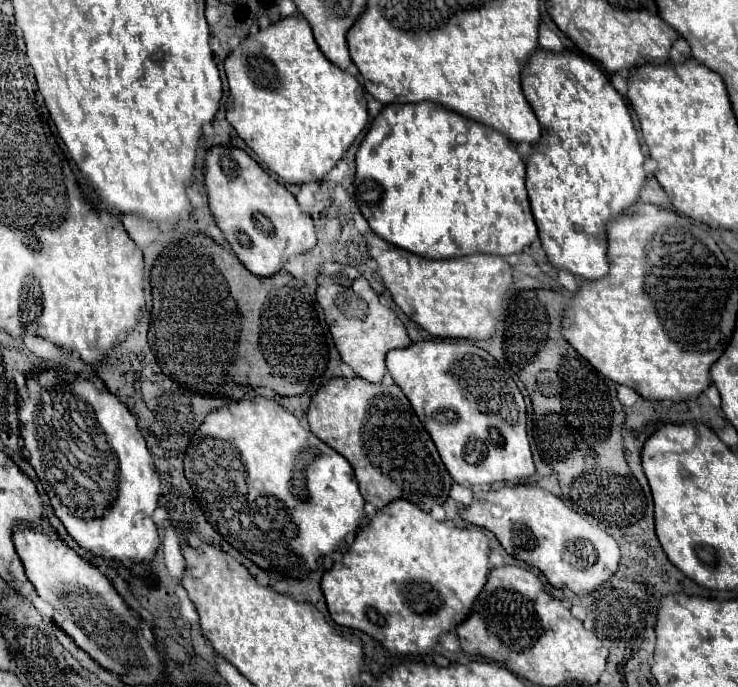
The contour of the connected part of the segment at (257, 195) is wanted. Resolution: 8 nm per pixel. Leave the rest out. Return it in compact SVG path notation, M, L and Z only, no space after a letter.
M224 145L210 147L206 153L206 161L204 161L204 185L206 185L210 211L216 219L216 225L224 233L234 255L254 275L270 277L278 271L284 271L284 263L292 255L306 253L308 249L316 245L316 231L314 231L312 217L306 215L300 209L296 197L284 185L272 179L246 151L236 149L236 147L224 147Z

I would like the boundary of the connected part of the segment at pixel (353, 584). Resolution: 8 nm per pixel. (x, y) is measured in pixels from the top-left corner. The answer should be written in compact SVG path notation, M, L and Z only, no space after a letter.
M394 499L394 503L378 509L376 515L356 531L352 545L342 553L342 561L336 561L332 569L322 575L320 585L328 613L338 625L376 637L392 655L424 655L438 643L440 633L456 629L456 623L462 623L470 613L490 573L488 551L488 537L482 529L460 529L452 523L436 521L414 503Z

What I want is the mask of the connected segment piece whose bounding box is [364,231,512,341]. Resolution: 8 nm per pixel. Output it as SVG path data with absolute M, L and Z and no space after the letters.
M368 233L364 237L368 245L370 257L378 263L378 275L382 277L386 289L390 291L394 303L424 331L428 331L432 337L448 337L448 339L488 339L494 335L496 319L500 315L500 303L502 295L512 285L512 267L498 255L466 255L466 257L454 257L454 259L426 259L420 255L414 255L406 249L400 249L376 233Z

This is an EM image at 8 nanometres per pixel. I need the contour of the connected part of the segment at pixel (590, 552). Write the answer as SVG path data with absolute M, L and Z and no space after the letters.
M514 485L514 487L500 487L500 489L476 489L472 505L460 511L462 519L474 525L480 525L496 535L504 551L532 567L538 567L548 583L556 589L570 589L572 593L590 593L598 585L604 583L604 579L610 579L620 563L620 549L612 535L608 535L604 529L588 523L582 519L574 509L570 509L560 497L552 495L546 489L540 487L528 487L528 485Z

